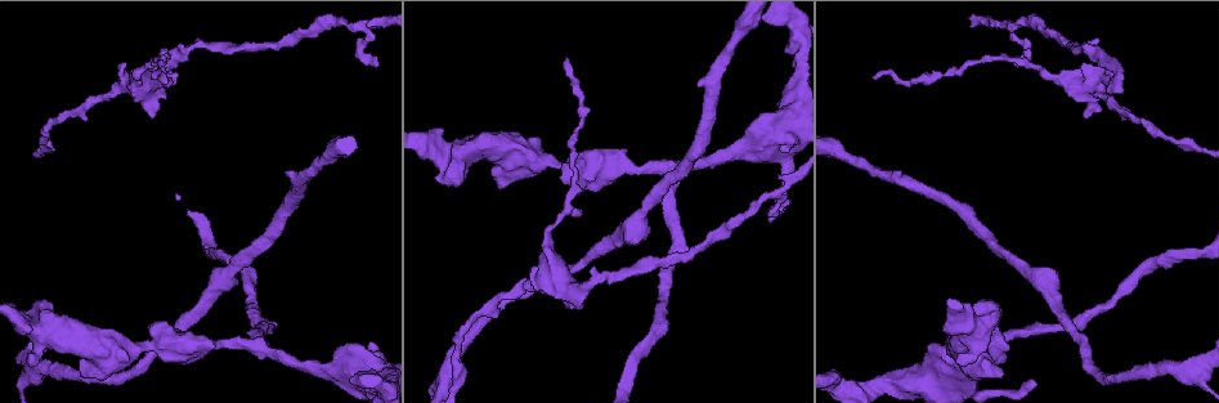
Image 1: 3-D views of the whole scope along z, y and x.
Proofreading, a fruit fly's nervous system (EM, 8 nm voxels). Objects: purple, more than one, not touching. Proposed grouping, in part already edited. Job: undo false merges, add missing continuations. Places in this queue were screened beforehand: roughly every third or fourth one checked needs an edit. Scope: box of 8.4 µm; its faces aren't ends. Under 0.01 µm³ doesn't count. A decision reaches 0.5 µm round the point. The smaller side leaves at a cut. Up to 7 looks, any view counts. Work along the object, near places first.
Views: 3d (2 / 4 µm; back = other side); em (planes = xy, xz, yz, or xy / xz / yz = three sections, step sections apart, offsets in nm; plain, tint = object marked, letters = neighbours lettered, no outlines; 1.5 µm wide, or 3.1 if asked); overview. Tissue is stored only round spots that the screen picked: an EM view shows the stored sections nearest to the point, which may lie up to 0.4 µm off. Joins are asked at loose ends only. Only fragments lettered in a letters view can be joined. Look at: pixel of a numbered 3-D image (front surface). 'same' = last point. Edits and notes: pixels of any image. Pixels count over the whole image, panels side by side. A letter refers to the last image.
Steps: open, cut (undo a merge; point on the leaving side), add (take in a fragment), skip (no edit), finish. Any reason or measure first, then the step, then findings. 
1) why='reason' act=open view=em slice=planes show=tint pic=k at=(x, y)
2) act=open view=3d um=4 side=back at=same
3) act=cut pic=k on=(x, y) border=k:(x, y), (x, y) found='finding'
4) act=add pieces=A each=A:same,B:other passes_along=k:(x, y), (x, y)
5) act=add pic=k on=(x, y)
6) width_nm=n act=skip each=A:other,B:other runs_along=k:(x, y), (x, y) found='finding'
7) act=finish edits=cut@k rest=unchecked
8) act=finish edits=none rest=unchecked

why='an open end' act=open view=em slice=yz step=4 show=letters pic=1 at=(769, 222)

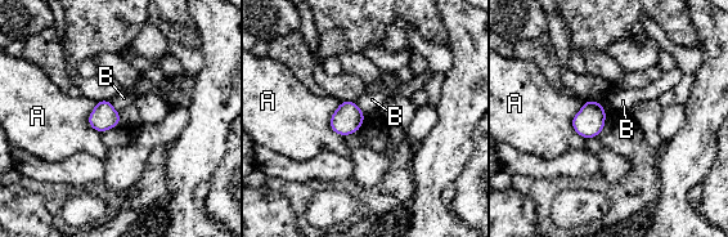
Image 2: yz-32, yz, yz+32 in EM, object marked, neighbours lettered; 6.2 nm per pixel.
width_nm=140 act=skip each=A:other,B:other border=2:(341, 102), (331, 128), (344, 137) found='none of them fits'

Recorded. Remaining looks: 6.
why='an open end' act=open view=3d um=2 side=back pic=1 at=(1087, 117)

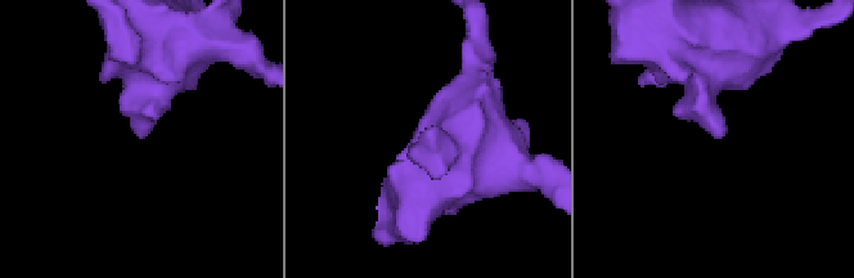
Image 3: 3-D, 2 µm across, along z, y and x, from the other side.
why='need the tissue' act=open view=em slice=xy step=8 show=letters pic=3 at=(143, 136)

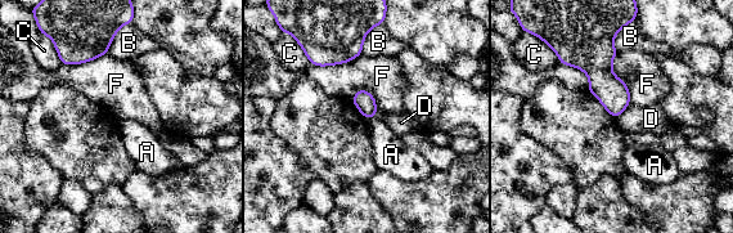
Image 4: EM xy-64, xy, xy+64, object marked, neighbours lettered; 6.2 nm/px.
why='another direction' act=open view=em slice=planes show=letters at=same

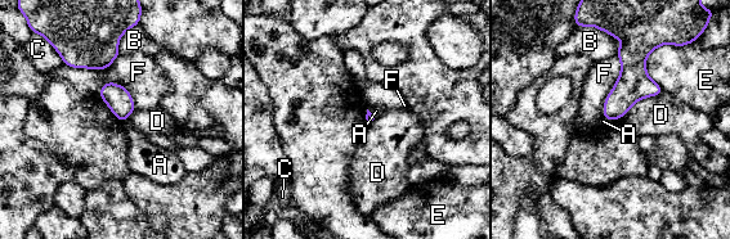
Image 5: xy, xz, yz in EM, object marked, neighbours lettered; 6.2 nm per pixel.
act=skip each=A:other,B:other,C:other,D:other,E:other,F:other border=5:(663, 91), (639, 99), (622, 116) found='none of them fits'

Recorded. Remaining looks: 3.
why='thick end' act=open view=em slice=yz step=8 show=letters pic=1 at=(1006, 348)

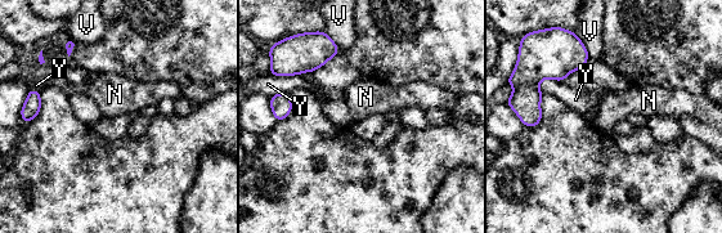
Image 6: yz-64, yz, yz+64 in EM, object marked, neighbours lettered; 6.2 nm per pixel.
why='cut it another way' act=open view=em slice=planes show=letters at=same

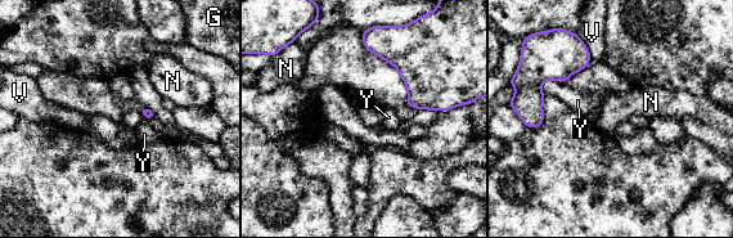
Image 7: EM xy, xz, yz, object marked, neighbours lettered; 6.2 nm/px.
act=skip each=G:other,N:other,V:other,Y:other border=7:(566, 81), (545, 80), (539, 88) found='none of them fits'

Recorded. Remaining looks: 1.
act=finish edits=none rest=unchecked

